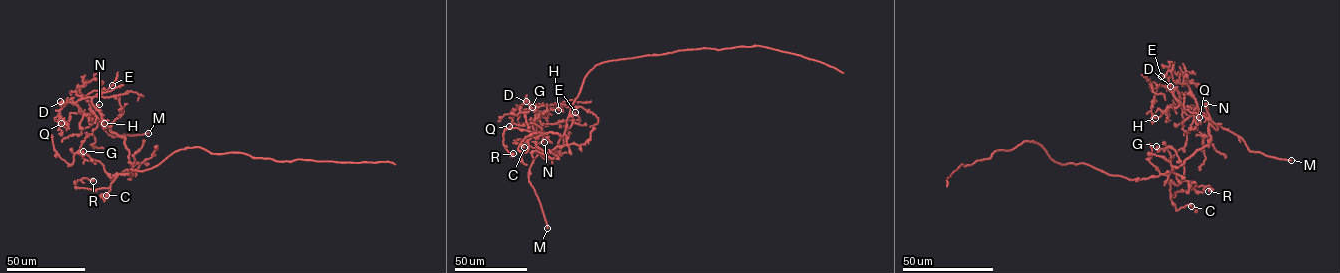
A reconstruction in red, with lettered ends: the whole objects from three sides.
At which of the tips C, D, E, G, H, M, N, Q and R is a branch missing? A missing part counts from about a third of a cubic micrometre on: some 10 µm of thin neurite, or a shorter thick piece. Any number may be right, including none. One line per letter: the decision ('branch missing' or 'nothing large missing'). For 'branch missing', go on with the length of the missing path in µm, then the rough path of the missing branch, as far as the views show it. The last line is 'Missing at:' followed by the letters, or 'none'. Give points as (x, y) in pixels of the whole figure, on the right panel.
C: nothing large missing
D: nothing large missing
E: nothing large missing
G: nothing large missing
H: nothing large missing
M: branch missing; about 20 µm are missing; missing branch runs (1291, 160), (1317, 165)
N: branch missing; about 20 µm are missing
Q: nothing large missing
R: nothing large missing
Missing at: M, N

